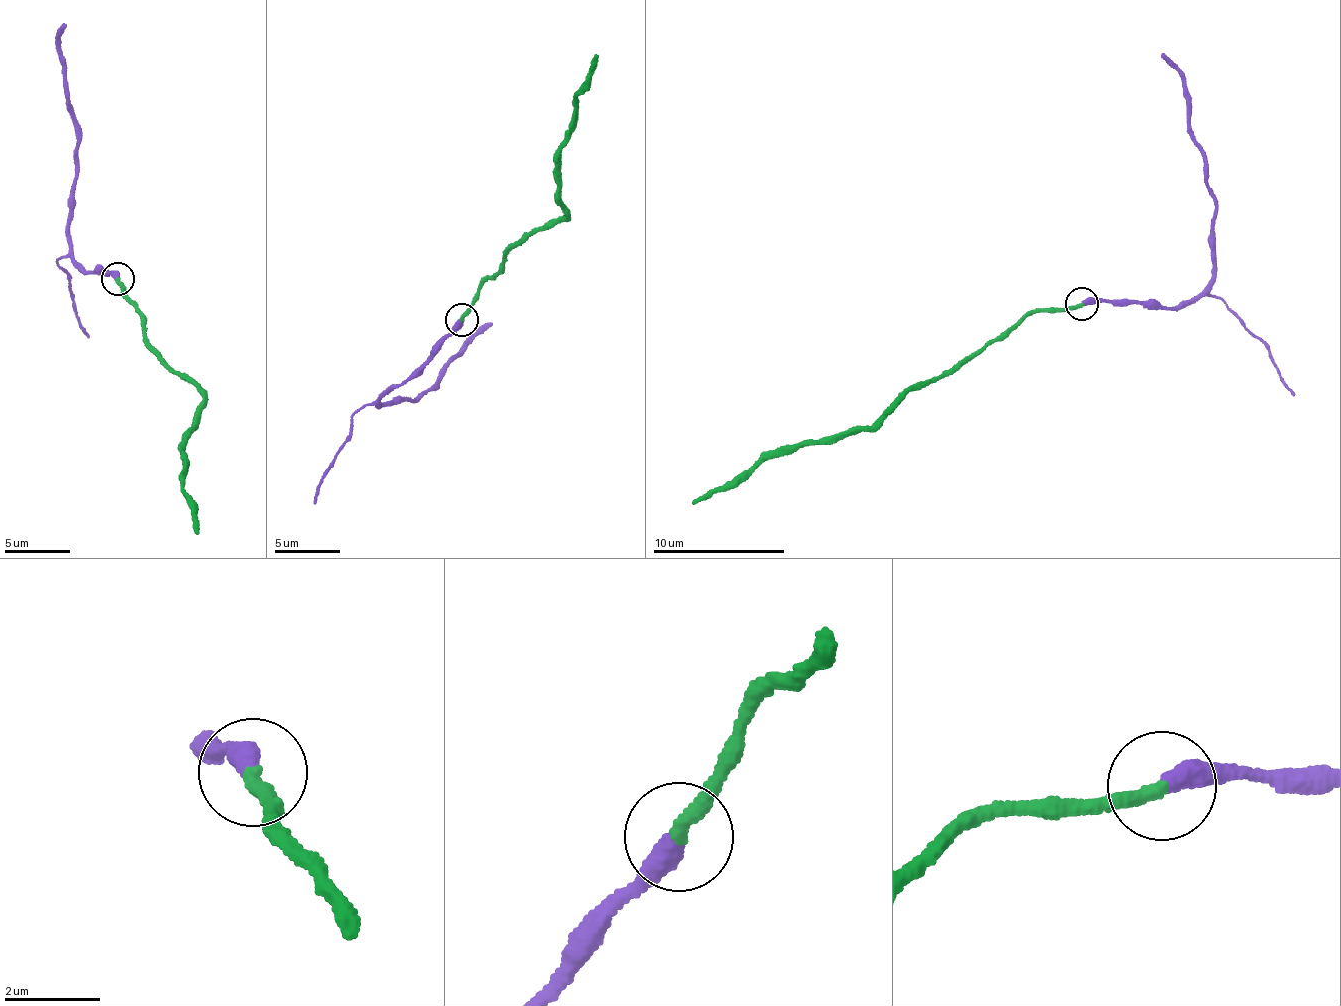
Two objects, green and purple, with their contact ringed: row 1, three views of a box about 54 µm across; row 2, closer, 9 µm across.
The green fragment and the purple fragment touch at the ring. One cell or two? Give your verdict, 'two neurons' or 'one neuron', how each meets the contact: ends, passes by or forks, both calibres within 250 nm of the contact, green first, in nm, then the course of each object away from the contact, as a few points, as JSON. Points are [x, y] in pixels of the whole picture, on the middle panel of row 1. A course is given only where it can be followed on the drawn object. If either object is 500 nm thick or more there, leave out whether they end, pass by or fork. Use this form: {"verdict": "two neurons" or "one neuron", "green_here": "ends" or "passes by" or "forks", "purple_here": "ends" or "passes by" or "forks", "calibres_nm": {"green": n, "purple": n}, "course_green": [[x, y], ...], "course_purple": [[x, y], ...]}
{"verdict": "one neuron", "green_here": "ends", "purple_here": "ends", "calibres_nm": {"green": 320, "purple": 440}, "course_green": [[463, 319], [482, 286], [515, 246], [557, 225], [565, 215], [558, 174], [574, 98], [586, 78], [594, 53]], "course_purple": [[463, 319], [418, 370], [387, 389], [379, 405], [418, 399], [430, 387], [440, 383], [449, 363], [492, 322]]}

